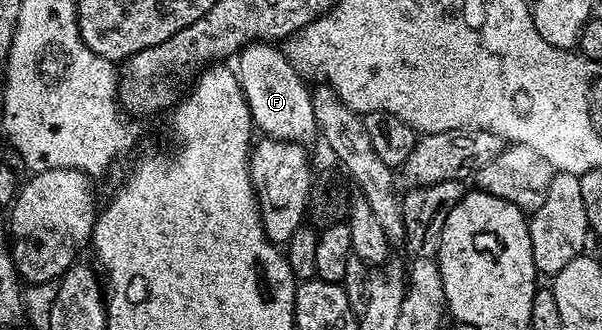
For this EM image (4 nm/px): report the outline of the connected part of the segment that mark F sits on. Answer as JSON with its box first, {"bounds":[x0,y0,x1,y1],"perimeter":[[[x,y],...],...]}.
{"bounds":[235,41,318,145],"perimeter":[[[262,41],[242,47],[235,56],[235,70],[251,109],[254,128],[262,136],[302,145],[309,145],[313,138],[318,138],[310,84],[291,65],[280,46]]]}

